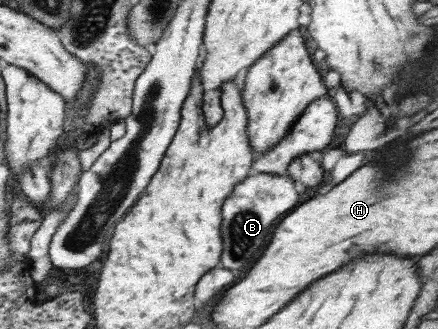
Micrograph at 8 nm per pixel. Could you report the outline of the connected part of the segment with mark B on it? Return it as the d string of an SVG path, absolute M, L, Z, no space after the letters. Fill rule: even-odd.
M260 173L248 176L226 198L222 208L222 216L225 217L222 227L222 236L225 239L225 252L222 262L230 270L250 270L248 266L254 266L264 250L269 246L274 231L278 224L288 216L300 203L300 194L294 188L294 180L289 176L276 176L275 173Z

